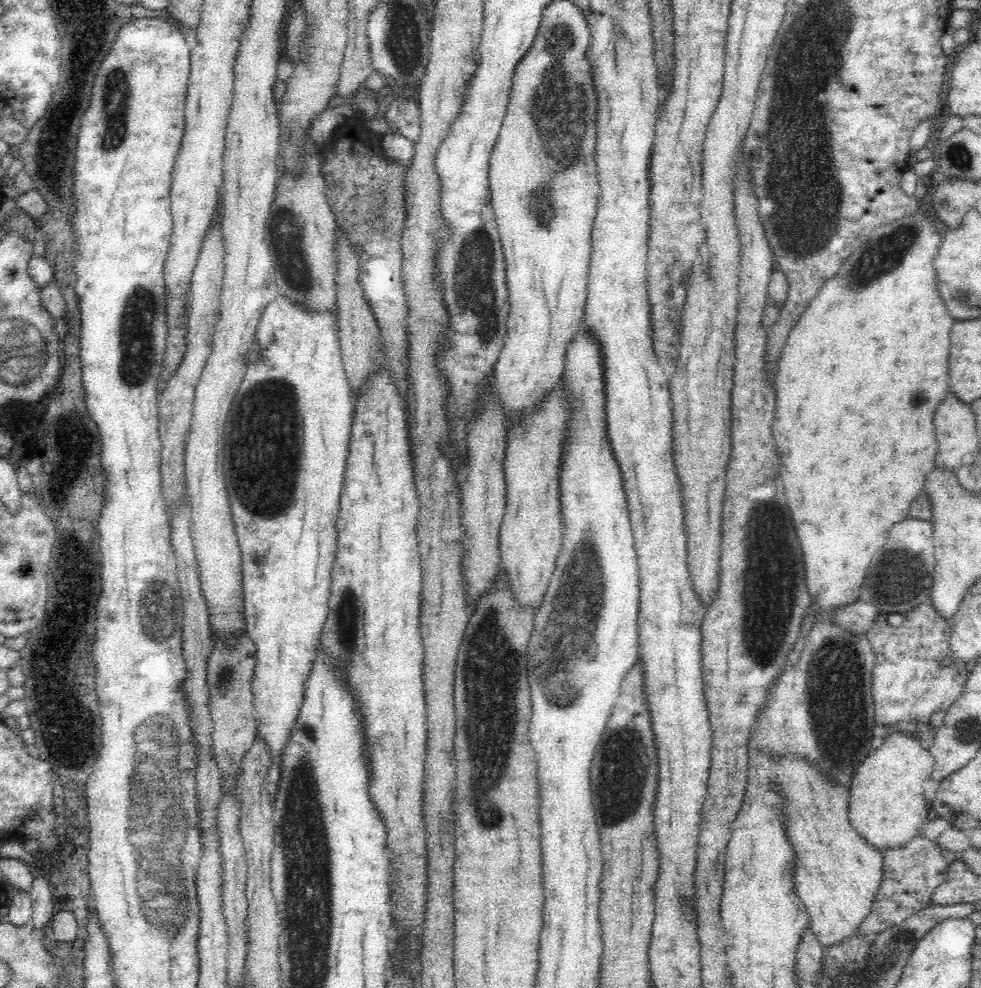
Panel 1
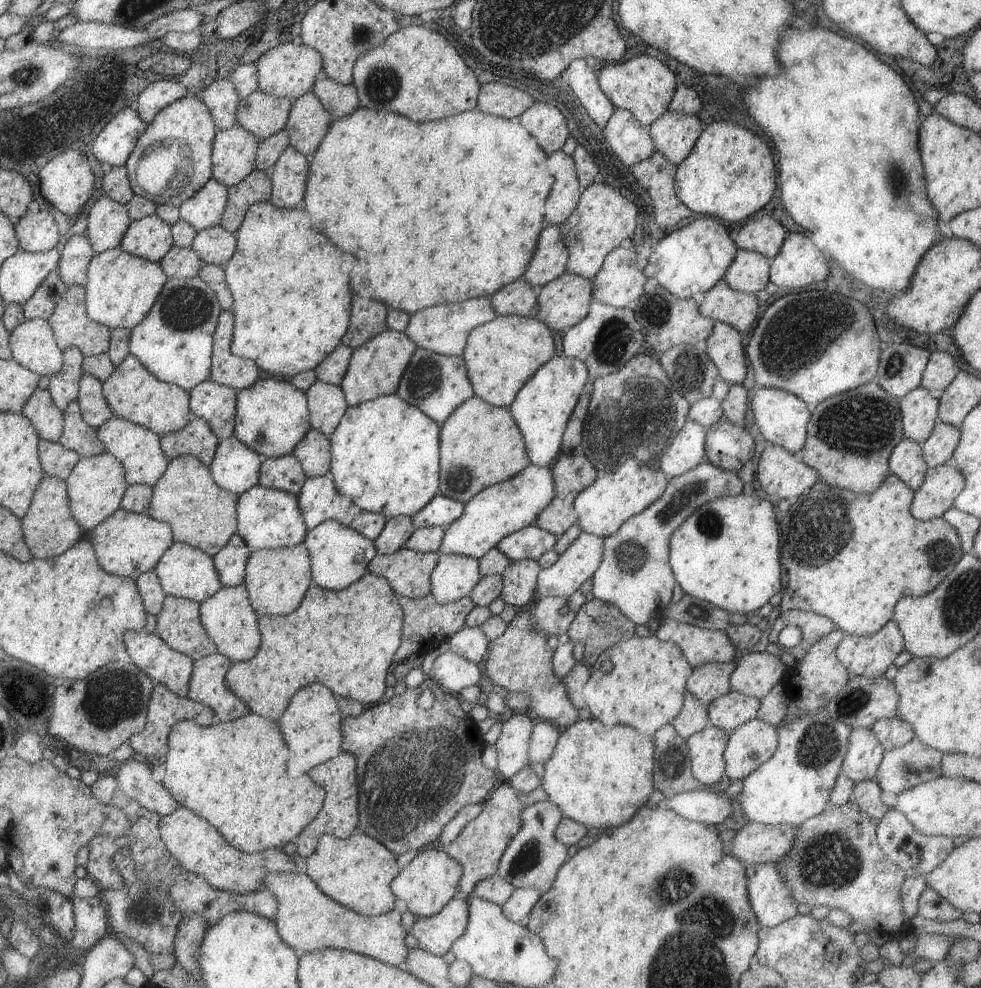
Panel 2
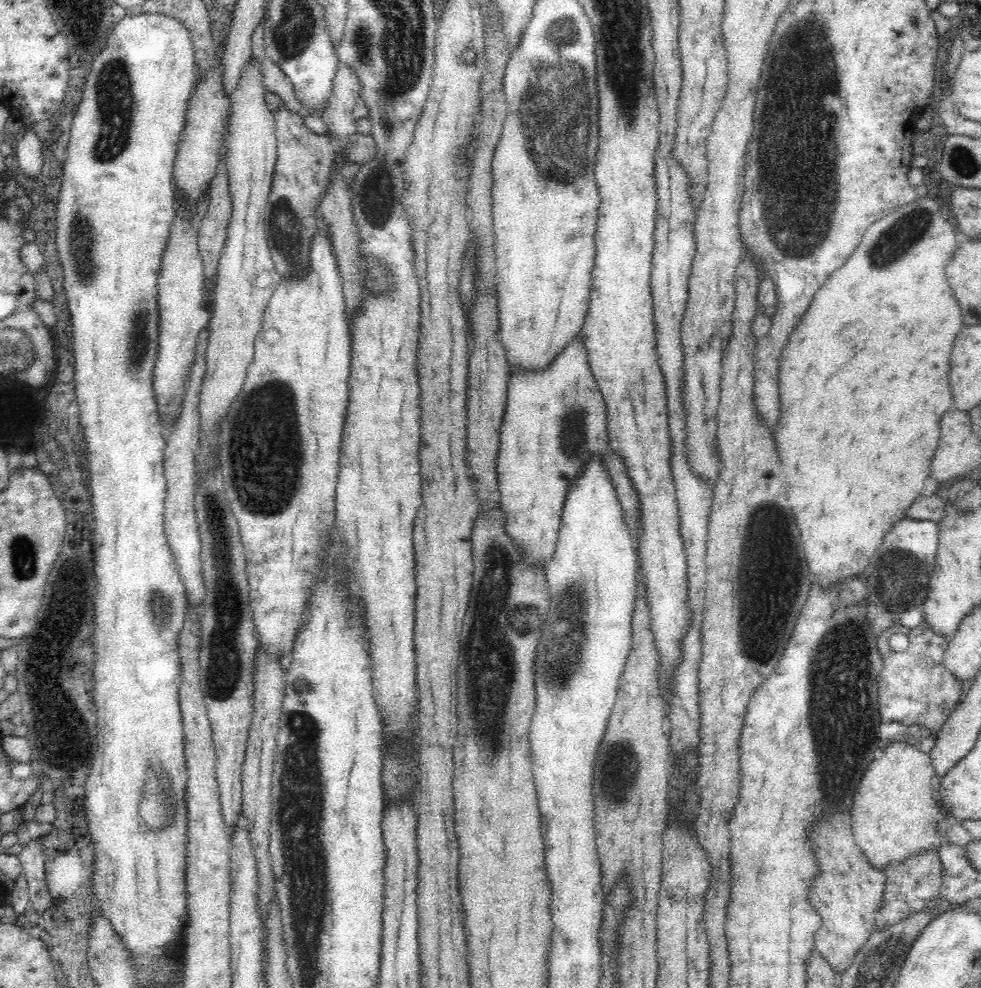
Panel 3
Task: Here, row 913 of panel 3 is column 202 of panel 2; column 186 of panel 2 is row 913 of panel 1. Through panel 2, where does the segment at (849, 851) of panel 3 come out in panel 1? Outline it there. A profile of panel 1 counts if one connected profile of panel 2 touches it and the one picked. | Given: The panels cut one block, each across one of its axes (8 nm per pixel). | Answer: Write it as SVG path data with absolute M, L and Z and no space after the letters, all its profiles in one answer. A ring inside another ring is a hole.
M764 756L760 762L760 778L766 784L774 782L783 796L783 818L788 838L796 850L796 866L793 872L793 883L796 895L802 900L810 915L810 928L823 947L831 947L848 938L860 936L860 926L872 912L876 893L883 879L883 855L872 848L864 838L858 835L849 821L849 787L828 782L820 768L810 766L806 760L782 758L768 760Z

